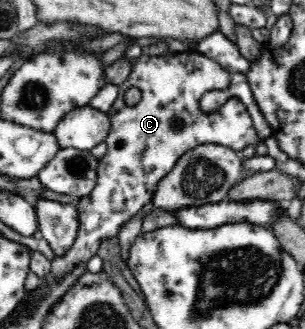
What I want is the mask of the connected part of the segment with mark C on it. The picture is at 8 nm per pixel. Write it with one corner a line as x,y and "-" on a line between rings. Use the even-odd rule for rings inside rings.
196,51
166,52
142,56
134,61
129,78
118,86
117,100
107,112
111,131
105,138
107,152
98,160
95,186
91,194
76,203
80,224
78,236
67,254
55,255
51,270
41,278
41,285
52,285
70,273
76,264
86,266
103,240
117,237
121,226
153,200
159,180
173,170
187,150
203,144
215,144
240,152
245,146
257,146
263,140
255,131
247,107
238,97
227,98
218,110
211,110
210,114
201,111
201,96
209,90
225,92
230,82
231,72
-
133,86
141,91
141,100
135,106
128,106
123,96
-
177,120
182,120
183,130
174,128
173,122

